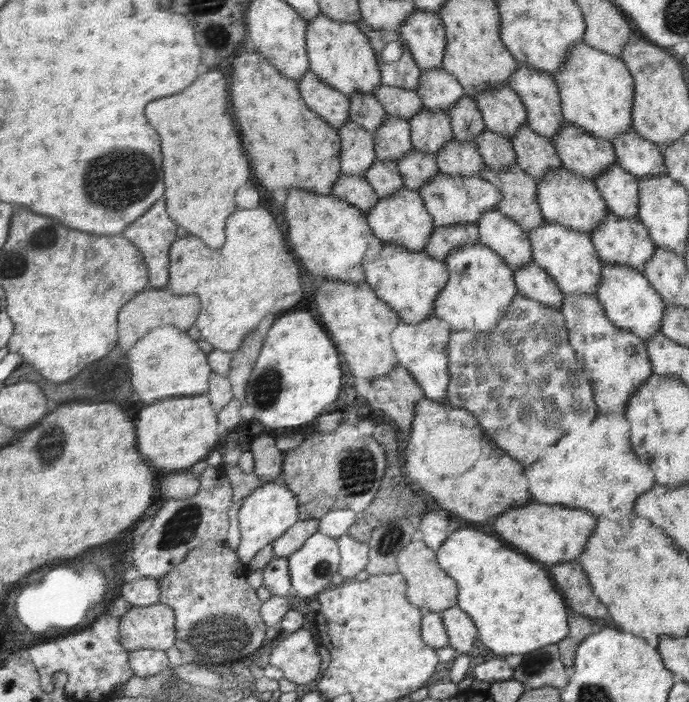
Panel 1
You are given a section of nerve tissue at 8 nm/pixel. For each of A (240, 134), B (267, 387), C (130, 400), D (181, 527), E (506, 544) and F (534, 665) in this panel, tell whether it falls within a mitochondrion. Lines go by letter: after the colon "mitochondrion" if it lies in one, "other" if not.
A: other
B: mitochondrion
C: other
D: mitochondrion
E: other
F: mitochondrion

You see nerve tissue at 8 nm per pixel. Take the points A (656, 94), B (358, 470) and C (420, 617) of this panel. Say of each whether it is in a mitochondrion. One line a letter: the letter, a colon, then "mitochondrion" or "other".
A: other
B: mitochondrion
C: other

